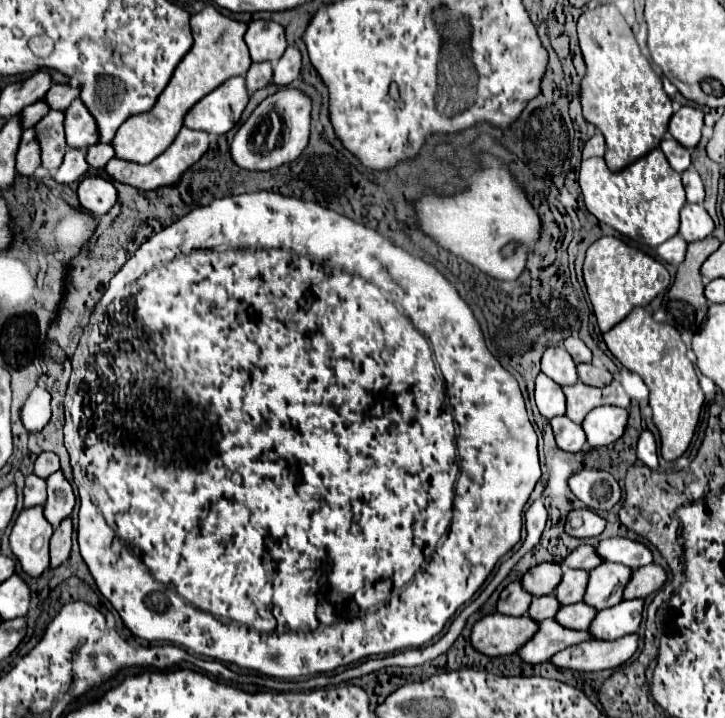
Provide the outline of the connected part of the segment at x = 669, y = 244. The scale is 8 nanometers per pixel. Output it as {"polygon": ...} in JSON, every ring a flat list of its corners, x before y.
{"polygon":[[675,234,657,248,657,256,671,266,679,266,685,260,685,252,687,252,687,242,679,234]]}

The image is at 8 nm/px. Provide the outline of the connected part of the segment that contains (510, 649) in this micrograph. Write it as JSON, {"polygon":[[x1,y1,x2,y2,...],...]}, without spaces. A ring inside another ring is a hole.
{"polygon":[[489,614,475,622,471,630,471,646,485,656,507,656,517,652,533,634,537,624,527,618,513,618,505,614]]}

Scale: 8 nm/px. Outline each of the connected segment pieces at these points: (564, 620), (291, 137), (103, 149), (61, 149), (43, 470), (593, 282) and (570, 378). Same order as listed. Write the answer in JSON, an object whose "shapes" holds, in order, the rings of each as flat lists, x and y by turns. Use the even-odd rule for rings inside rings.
{"shapes":[[[577,602,573,606,563,606,559,608,555,620,569,630,587,630,589,622,593,620,595,610,589,610,589,606,585,606,585,602]],[[281,88,273,96,265,98,253,114,241,124,233,142,231,142,231,158,243,170,275,170,287,162,293,162,309,142,309,116,311,116,311,100,291,88]],[[93,144,93,146,87,148,85,160,87,160,87,164,89,164,91,168,103,168,105,162,109,162,113,156,115,156,115,154,113,154,111,144]],[[51,110,33,128,41,148,41,168,55,174,67,150,65,132,63,132,63,112]],[[41,452,39,458,35,460,35,468,33,474,39,478,49,478,53,472,59,470,59,458,53,452]],[[605,236,589,246,583,264,583,280,593,304,599,330,607,332,623,318,627,318,633,308,647,306,661,290,669,286,671,278,667,268,659,260,647,256,645,252,629,246,619,238]],[[547,348,541,358,541,372,547,374,551,380,555,380,559,386,573,384,579,380,577,366,569,354,565,354,565,348]]]}

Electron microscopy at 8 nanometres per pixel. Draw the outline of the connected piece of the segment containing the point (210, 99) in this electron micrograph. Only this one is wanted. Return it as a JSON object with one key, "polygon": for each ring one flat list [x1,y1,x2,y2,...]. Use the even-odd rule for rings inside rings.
{"polygon":[[235,76,201,98,187,114,183,126,191,130,203,130,207,134,225,134,241,118,249,94,245,90,245,80]]}

